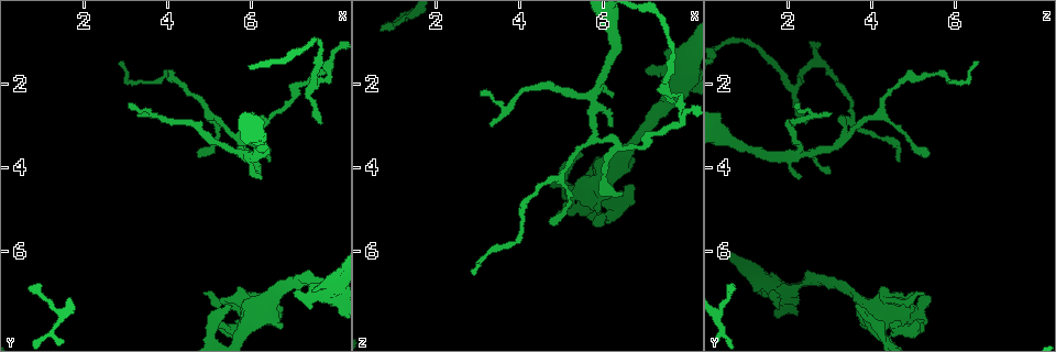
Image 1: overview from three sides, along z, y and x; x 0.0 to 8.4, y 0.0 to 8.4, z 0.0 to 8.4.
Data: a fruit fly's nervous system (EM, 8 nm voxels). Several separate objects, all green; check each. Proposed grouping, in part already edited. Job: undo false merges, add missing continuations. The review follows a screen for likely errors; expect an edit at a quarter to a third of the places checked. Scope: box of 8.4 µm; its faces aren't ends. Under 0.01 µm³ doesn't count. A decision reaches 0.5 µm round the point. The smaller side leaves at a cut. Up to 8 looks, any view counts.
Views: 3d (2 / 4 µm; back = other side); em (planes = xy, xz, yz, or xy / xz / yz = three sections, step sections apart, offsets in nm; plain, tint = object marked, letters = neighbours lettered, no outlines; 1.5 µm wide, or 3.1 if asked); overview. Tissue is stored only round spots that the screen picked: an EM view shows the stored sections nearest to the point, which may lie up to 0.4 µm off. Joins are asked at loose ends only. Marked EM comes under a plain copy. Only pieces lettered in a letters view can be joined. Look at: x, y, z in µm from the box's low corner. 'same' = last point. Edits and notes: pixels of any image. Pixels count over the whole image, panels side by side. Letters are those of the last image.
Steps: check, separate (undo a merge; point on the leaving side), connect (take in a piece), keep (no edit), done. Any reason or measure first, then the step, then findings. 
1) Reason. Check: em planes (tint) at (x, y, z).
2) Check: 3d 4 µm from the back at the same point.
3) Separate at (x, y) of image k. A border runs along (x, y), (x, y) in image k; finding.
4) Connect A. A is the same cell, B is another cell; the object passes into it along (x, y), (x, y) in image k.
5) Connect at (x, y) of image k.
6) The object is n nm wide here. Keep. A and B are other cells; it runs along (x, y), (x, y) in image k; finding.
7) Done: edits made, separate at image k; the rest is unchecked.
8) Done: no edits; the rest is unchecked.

Free end. Check: 3d 4 µm at (7.05, 7.00, 1.55).

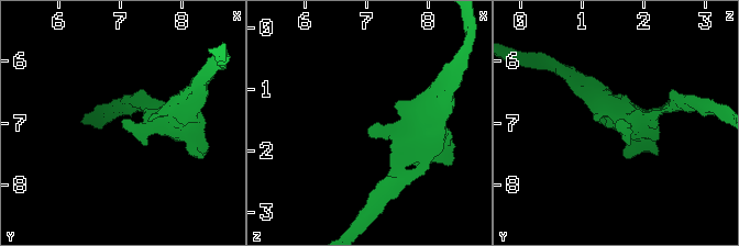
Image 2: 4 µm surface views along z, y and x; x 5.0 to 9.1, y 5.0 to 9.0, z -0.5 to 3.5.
Check: em xz step 8 (letters) at (7.05, 7.00, 1.60).

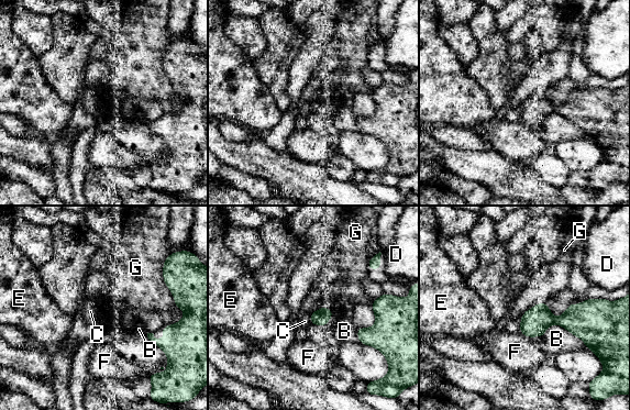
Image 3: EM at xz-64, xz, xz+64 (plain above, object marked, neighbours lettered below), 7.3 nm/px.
The object is 120 nm wide here; the longest contact is with G, 320 nm. Keep. B, C, D, E, F and G are other cells; no lettered piece goes on from it.

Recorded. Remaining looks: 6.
Free end. Check: em xz step 8 (tint) at (7.75, 2.90, 2.40).

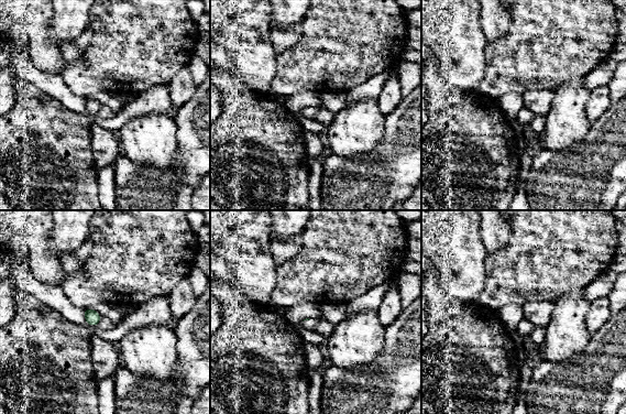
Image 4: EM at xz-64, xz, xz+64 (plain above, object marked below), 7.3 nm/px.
Another direction. Check: em yz step 4 (letters) at the same point.

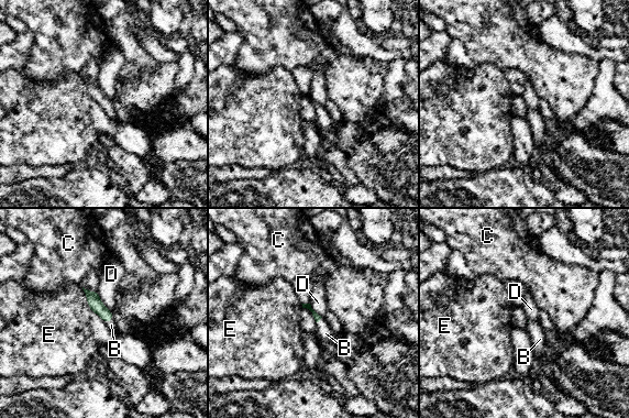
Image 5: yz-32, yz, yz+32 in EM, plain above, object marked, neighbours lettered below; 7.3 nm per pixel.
Connect B. B is the same cell, C, D and E are other cells; it goes on there.

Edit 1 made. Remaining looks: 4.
An open end. Check: 3d 4 µm at (3.05, 2.55, 2.20).

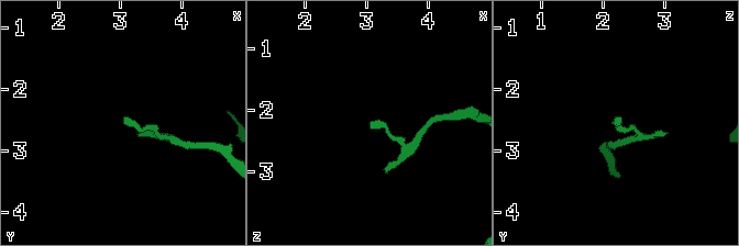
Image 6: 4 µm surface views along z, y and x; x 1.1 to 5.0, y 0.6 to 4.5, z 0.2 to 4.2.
Need the tissue. Check: em planes (letters) at (3.00, 2.55, 2.20).

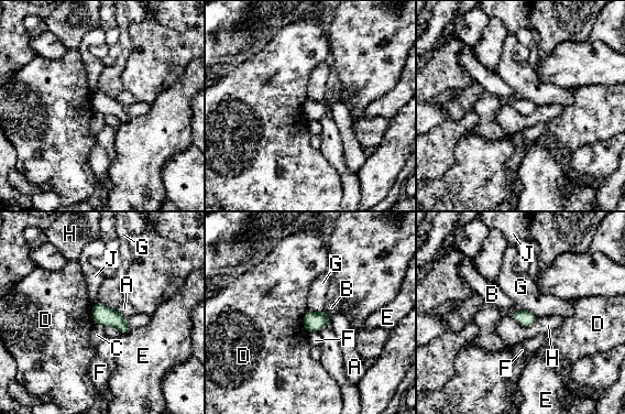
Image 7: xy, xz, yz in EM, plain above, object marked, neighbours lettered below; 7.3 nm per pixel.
Keep. A, B, C, D, E, F, G, H and J are other cells; a border runs along (306, 311), (303, 326), (308, 331) in image 7; no lettered piece goes on from it.

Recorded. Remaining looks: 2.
Done: edits made, connect at image 5; the rest is unchecked.

